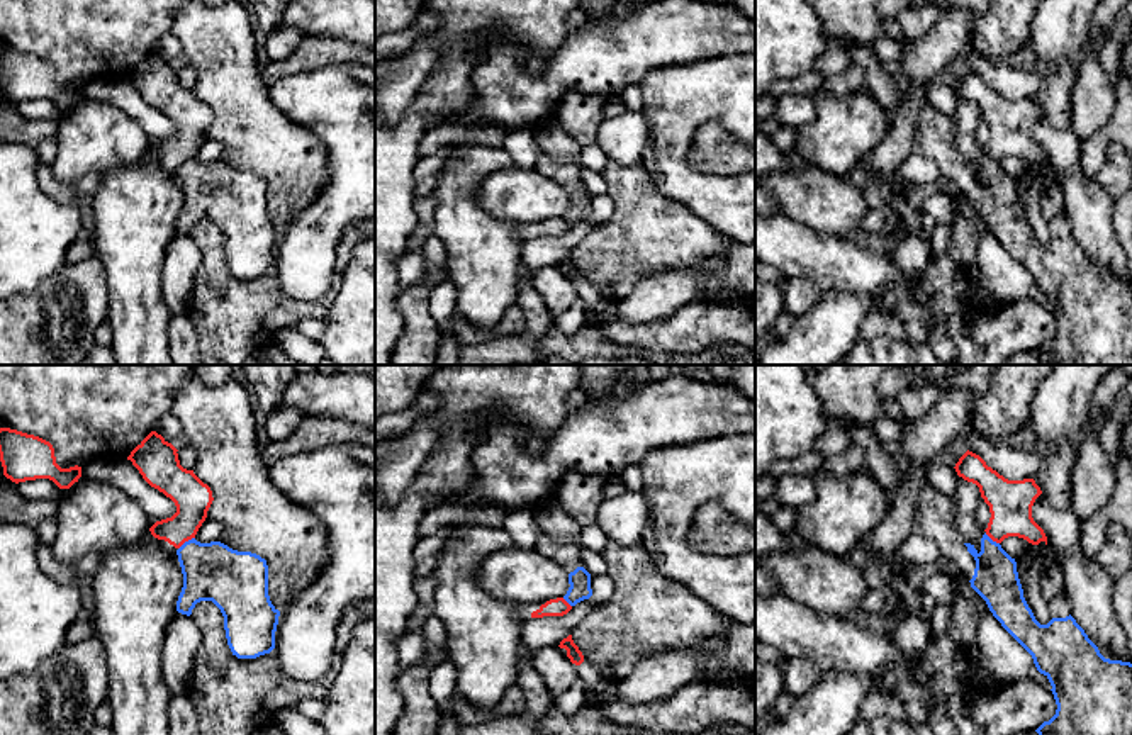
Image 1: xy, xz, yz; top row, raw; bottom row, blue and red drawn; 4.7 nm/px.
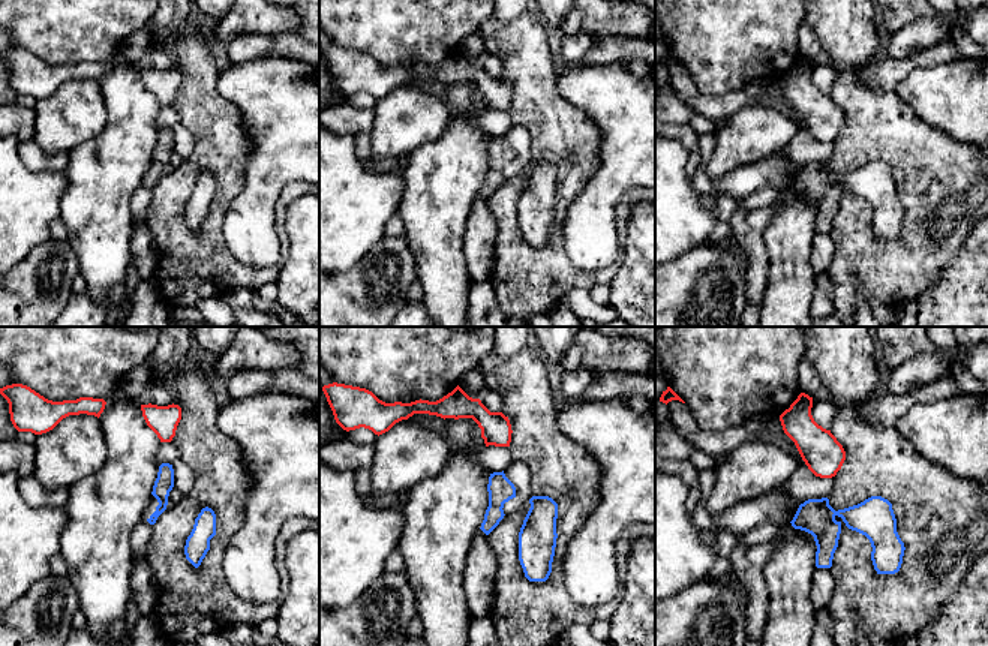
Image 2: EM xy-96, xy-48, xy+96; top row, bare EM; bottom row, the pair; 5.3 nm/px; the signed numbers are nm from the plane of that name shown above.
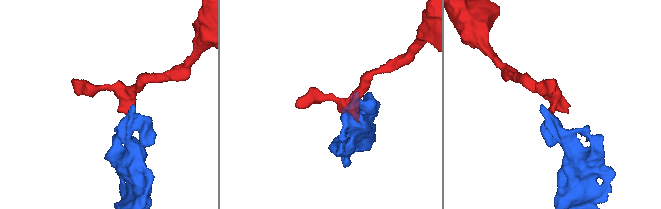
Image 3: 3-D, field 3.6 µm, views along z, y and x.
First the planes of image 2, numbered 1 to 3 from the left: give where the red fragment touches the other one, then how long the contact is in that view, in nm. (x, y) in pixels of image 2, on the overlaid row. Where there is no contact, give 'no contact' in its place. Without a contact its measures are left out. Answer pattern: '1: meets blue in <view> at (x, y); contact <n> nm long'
1: no contact
2: no contact
3: no contact

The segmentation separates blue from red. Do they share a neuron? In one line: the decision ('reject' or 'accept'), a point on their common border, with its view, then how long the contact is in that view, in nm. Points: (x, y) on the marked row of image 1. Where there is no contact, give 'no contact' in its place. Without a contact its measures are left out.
reject | xy (185, 542) | 100 nm

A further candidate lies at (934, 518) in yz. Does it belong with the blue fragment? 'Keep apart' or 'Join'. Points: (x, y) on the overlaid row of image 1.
Join

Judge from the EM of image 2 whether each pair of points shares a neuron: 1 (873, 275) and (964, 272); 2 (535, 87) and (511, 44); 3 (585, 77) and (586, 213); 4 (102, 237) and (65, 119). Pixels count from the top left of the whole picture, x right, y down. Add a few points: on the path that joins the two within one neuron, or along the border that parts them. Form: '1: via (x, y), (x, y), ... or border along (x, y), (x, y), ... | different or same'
1: border along (961, 243), (942, 275), (916, 297) | different
2: via (531, 77), (526, 59), (522, 54) | same
3: via (615, 111), (615, 174), (610, 179) | same
4: border along (104, 128), (69, 153) | different

